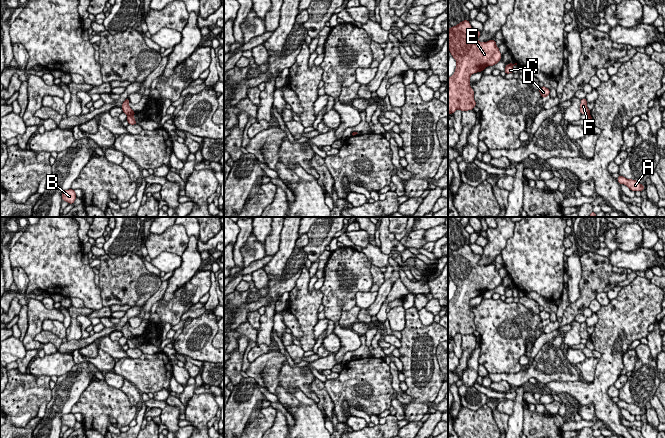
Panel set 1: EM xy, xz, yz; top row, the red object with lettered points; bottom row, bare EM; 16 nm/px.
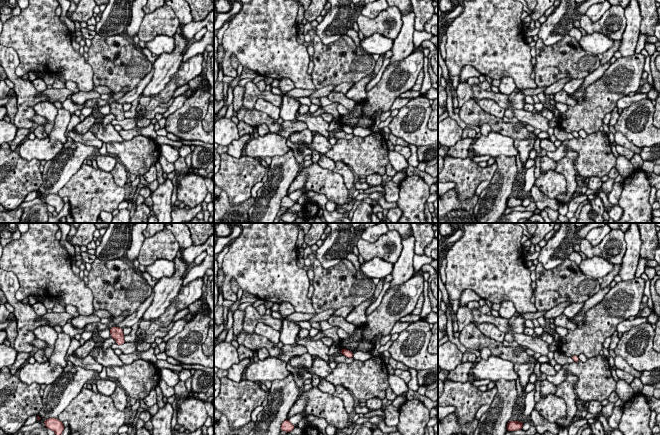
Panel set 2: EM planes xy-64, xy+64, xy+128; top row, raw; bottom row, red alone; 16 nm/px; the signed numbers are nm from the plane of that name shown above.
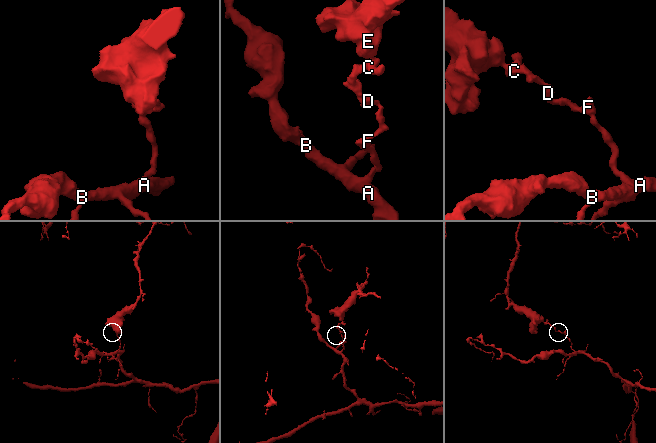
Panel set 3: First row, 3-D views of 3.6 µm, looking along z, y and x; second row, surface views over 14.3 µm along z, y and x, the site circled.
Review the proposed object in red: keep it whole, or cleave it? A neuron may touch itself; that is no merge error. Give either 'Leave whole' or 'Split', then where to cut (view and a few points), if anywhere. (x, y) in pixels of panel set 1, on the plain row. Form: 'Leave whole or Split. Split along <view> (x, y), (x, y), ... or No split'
Split. Split along xy (128, 338), (132, 340)

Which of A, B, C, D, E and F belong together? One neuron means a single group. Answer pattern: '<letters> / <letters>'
A B / C D E F

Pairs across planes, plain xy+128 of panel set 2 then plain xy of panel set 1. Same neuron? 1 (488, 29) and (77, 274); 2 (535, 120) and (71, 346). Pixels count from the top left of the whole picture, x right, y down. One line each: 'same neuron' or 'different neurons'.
1: same neuron
2: different neurons

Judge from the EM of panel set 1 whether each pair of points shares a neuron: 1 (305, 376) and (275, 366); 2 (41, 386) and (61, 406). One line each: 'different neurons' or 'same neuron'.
1: same neuron
2: different neurons

